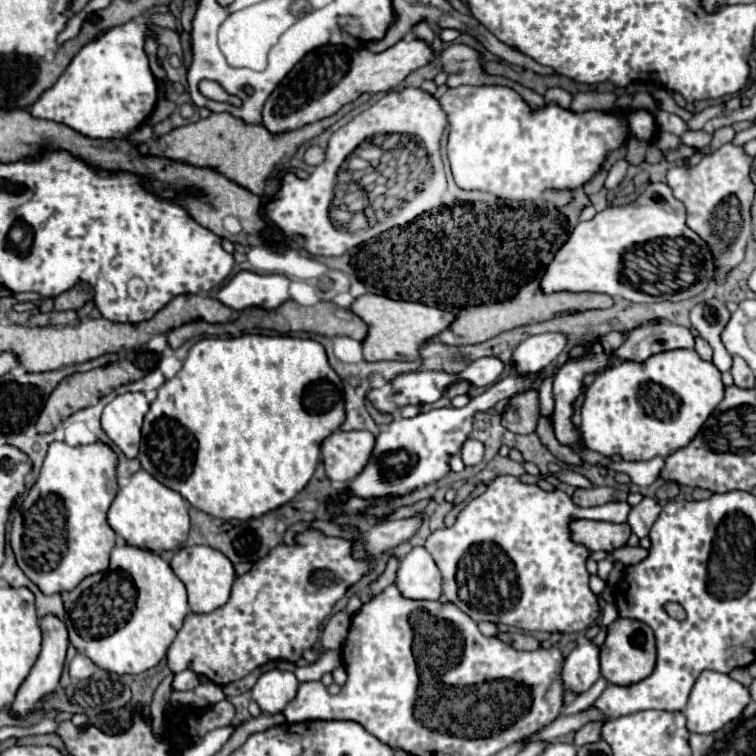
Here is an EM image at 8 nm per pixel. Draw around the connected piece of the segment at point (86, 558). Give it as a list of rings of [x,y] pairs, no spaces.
[[[53,442],[47,450],[45,462],[41,466],[41,474],[27,498],[21,504],[23,514],[23,546],[13,548],[17,566],[25,572],[25,576],[37,584],[37,588],[49,596],[59,592],[71,592],[83,578],[103,572],[109,566],[109,552],[115,546],[115,532],[107,524],[107,510],[119,490],[117,478],[117,456],[115,452],[101,442],[89,446],[69,446],[65,442]]]

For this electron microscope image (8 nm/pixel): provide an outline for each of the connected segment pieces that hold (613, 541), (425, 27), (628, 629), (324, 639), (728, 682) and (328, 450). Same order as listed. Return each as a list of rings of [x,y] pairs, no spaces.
[[[575,520],[571,522],[571,534],[575,542],[587,546],[589,550],[603,550],[611,554],[613,550],[627,544],[631,536],[629,524],[595,522],[595,520]]]
[[[421,20],[419,24],[415,24],[413,30],[411,30],[411,34],[415,38],[423,38],[427,42],[433,42],[433,30],[431,30],[431,24],[427,20]]]
[[[619,618],[609,626],[609,636],[605,644],[601,646],[601,672],[607,682],[627,686],[633,682],[639,682],[651,674],[655,668],[655,634],[653,630],[639,622],[629,618]]]
[[[339,612],[339,614],[331,616],[321,632],[321,648],[325,652],[339,650],[343,646],[343,640],[347,638],[349,624],[351,624],[351,620],[349,620],[347,612]]]
[[[705,670],[697,678],[697,682],[695,682],[695,686],[691,690],[689,702],[687,702],[685,710],[683,710],[683,714],[687,716],[687,730],[695,732],[695,734],[711,734],[711,732],[719,730],[719,728],[723,728],[727,722],[735,720],[749,702],[751,702],[749,690],[743,684],[735,682],[727,674]]]
[[[333,432],[321,444],[321,458],[325,474],[335,484],[345,484],[353,480],[367,464],[375,436],[371,432]]]

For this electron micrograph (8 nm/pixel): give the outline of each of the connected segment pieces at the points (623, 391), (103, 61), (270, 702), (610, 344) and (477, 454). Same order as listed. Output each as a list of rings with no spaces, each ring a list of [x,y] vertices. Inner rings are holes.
[[[669,350],[655,354],[647,362],[621,362],[595,376],[593,384],[585,390],[581,406],[581,434],[587,448],[603,454],[619,454],[623,460],[649,460],[653,456],[669,456],[671,452],[687,446],[701,430],[703,422],[723,400],[721,372],[713,362],[705,362],[695,350]]]
[[[131,20],[89,42],[71,60],[57,84],[49,88],[29,112],[35,118],[67,124],[87,136],[129,136],[131,130],[145,122],[157,102],[157,80],[149,70],[149,60],[143,50],[147,36],[155,38],[151,26]]]
[[[275,668],[259,676],[251,694],[263,712],[275,714],[295,698],[297,688],[299,688],[299,680],[295,678],[293,672]]]
[[[609,332],[603,336],[603,346],[607,352],[615,350],[615,346],[619,346],[619,342],[623,342],[623,334],[625,332]]]
[[[469,438],[465,444],[463,444],[463,450],[461,450],[461,458],[465,462],[465,466],[475,466],[483,460],[483,444],[479,440],[473,440]]]

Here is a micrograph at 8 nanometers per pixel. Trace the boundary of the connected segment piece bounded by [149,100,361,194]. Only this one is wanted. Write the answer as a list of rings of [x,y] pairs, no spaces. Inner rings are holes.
[[[361,100],[351,102],[349,106],[341,108],[337,114],[325,120],[317,120],[303,128],[281,134],[271,134],[263,124],[245,124],[241,118],[235,118],[229,112],[219,112],[219,114],[211,114],[209,118],[201,118],[193,124],[173,128],[163,136],[167,150],[163,150],[161,144],[157,146],[151,144],[149,152],[155,156],[161,154],[167,158],[179,158],[183,162],[195,162],[195,166],[215,166],[215,170],[223,170],[223,174],[227,174],[227,178],[231,178],[233,182],[247,186],[247,190],[255,194],[263,194],[267,180],[271,178],[275,168],[291,160],[301,144],[313,140],[315,136],[325,132],[331,124],[335,124],[339,118],[343,118],[353,108],[353,104],[361,104]]]

